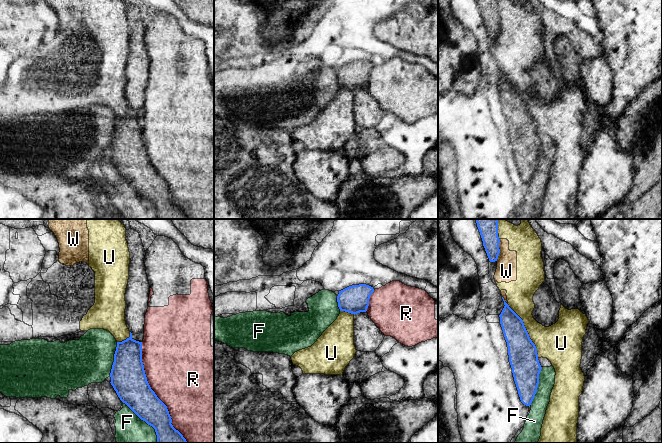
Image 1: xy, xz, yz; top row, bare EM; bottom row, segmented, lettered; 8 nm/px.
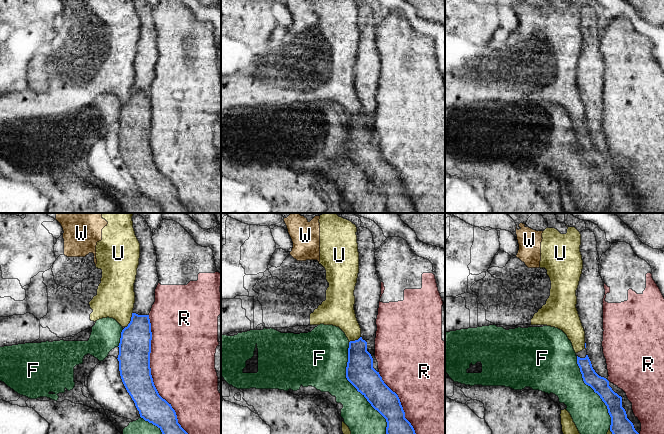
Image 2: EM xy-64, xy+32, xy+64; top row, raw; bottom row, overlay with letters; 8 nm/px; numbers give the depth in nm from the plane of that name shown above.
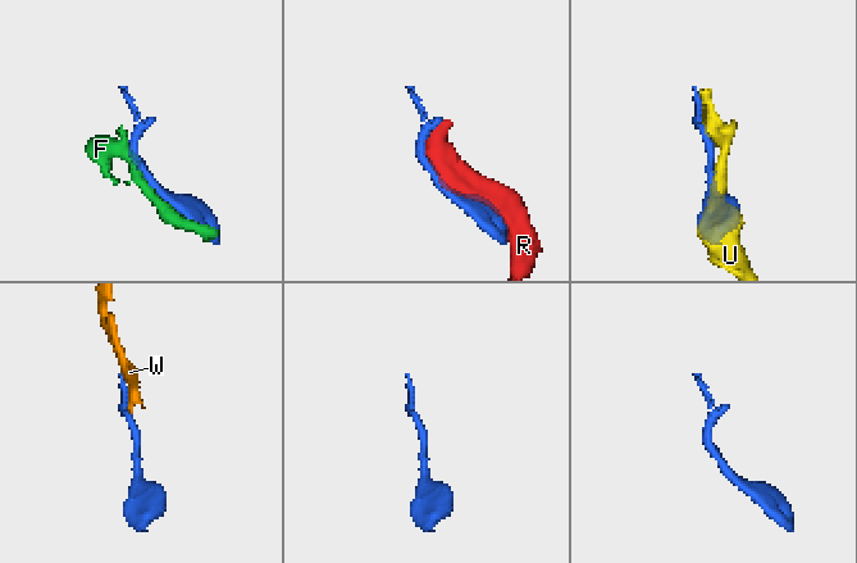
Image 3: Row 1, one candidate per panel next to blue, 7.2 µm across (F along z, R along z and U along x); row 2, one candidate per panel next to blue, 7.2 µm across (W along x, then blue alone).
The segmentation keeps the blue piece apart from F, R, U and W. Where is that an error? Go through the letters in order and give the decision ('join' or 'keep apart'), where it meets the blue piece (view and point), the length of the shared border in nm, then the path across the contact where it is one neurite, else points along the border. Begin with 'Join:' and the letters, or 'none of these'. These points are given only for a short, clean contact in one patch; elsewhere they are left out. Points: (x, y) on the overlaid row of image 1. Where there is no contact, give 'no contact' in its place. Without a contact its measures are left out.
Join: none of these
F: keep apart | xy (145, 421) | 420 nm
R: keep apart | xy (154, 392) | 900 nm
U: keep apart | yz (526, 331) | 500 nm
W: keep apart | yz (499, 250) | 180 nm | along yz (500, 239), (499, 255), (496, 260)

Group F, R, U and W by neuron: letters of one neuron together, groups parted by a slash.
F / R / U W

